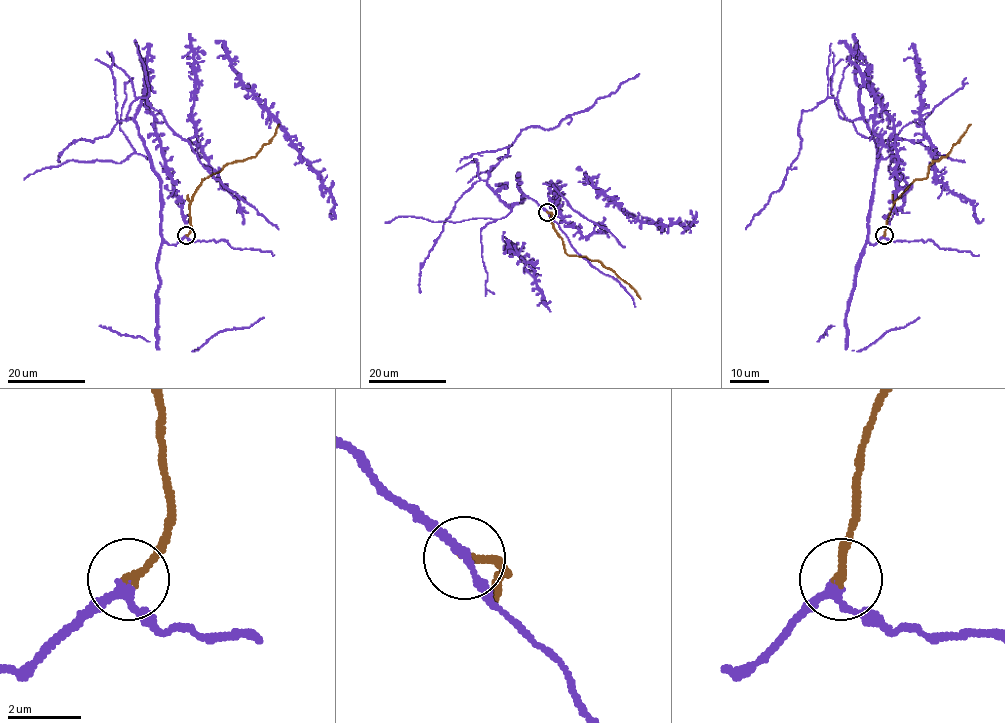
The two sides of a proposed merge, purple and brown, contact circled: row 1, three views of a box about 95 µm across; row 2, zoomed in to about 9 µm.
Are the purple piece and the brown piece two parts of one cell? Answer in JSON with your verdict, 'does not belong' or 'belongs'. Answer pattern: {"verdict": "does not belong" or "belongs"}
{"verdict": "belongs"}

